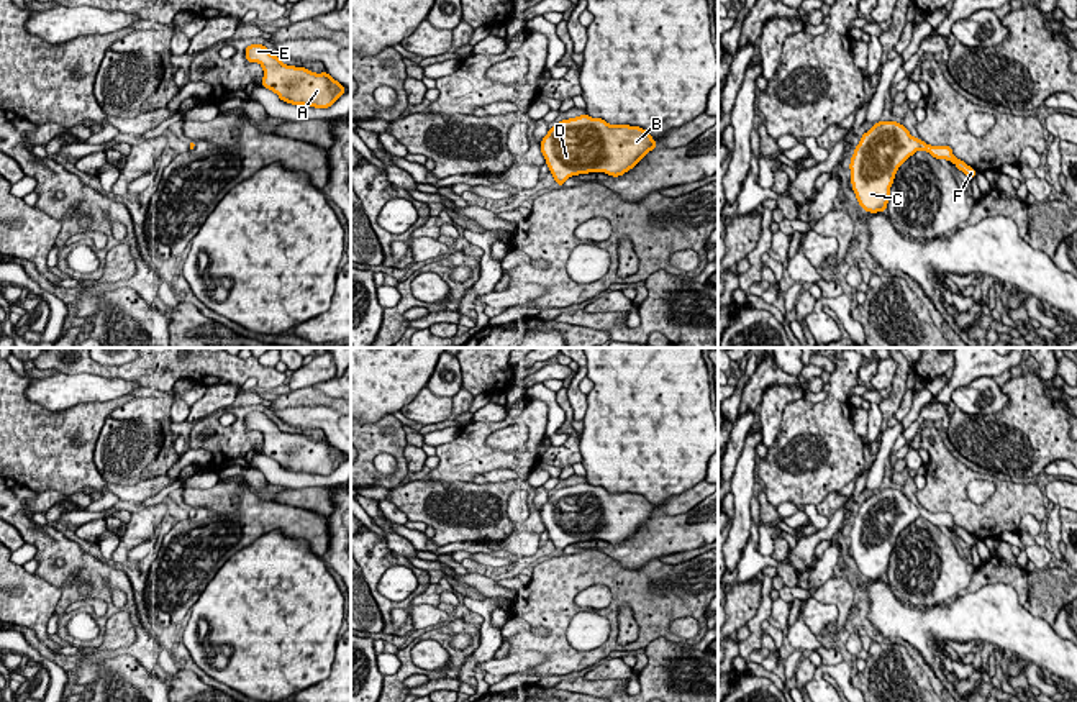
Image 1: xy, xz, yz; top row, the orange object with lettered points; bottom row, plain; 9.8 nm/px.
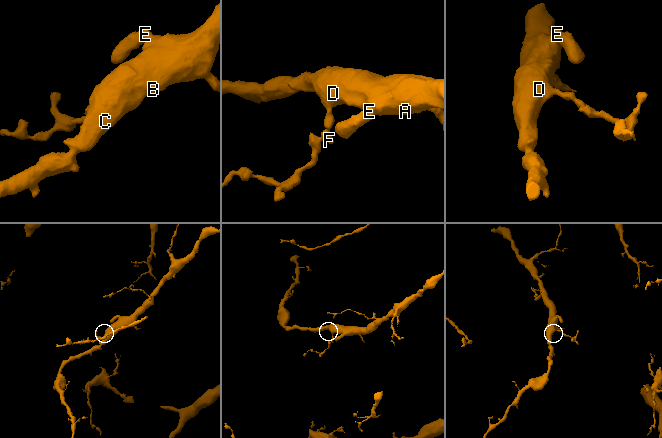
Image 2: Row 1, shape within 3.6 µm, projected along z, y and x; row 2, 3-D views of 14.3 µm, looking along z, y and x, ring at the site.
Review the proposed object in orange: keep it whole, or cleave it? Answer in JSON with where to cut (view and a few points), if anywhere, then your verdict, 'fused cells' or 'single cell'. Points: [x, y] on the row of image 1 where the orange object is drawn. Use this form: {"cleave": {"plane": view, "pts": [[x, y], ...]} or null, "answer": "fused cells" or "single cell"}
{"cleave": null, "answer": "single cell"}

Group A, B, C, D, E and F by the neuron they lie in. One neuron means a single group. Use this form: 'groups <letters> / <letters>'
groups A B C D E F

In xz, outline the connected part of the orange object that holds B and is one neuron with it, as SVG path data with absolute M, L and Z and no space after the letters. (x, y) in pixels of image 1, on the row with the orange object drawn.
M580 115L556 123L541 141L541 153L557 187L588 172L620 177L633 169L657 143L629 125L608 125L602 118Z

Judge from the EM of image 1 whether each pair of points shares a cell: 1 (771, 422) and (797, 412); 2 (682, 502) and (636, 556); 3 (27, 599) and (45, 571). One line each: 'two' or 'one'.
1: two
2: two
3: two

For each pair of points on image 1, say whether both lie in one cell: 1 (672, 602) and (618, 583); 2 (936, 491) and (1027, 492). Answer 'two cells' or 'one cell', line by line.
1: one cell
2: one cell

